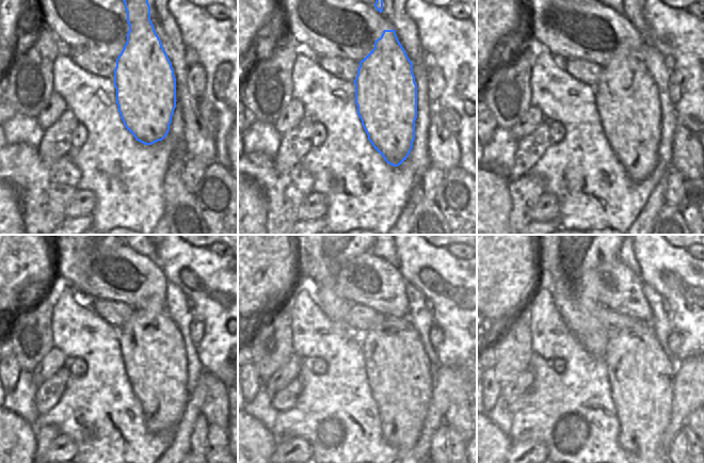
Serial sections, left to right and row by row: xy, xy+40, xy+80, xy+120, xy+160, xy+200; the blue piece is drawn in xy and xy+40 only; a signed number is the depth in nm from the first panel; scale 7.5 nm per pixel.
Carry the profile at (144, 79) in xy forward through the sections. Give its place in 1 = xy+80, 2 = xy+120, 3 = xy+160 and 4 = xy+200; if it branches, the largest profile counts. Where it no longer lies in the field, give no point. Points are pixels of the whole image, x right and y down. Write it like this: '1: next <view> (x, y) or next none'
1: next xy+80 (627, 102)
2: next xy+120 (153, 349)
3: next xy+160 (398, 368)
4: next xy+200 (641, 376)

